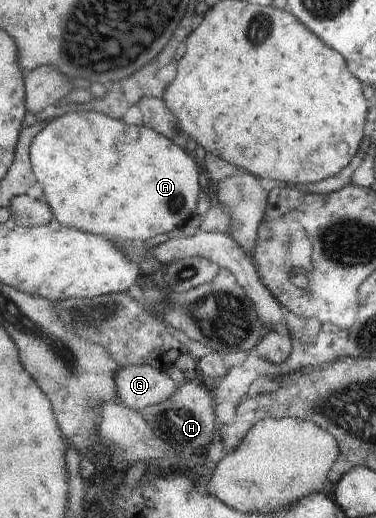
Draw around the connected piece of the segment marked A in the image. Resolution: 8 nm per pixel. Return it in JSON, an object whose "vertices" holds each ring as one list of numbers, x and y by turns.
{"vertices":[[71,112,55,117,37,134,30,157,33,171,45,188,45,202,61,226,111,237,115,242,137,239,147,242,183,227,195,215,202,191,199,175,204,169,173,139,144,125,125,124,111,114]]}

